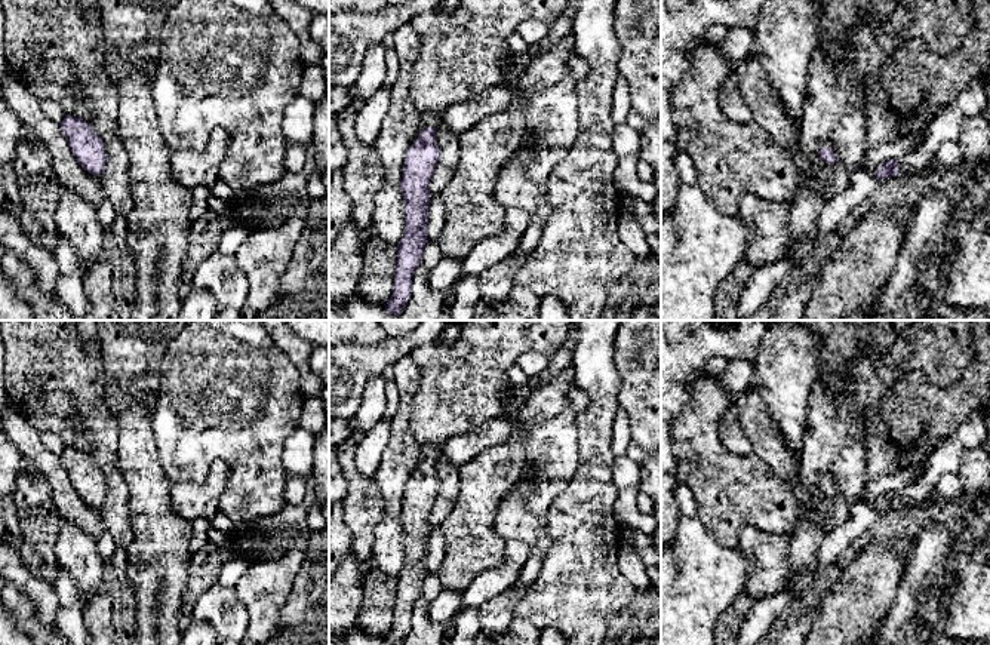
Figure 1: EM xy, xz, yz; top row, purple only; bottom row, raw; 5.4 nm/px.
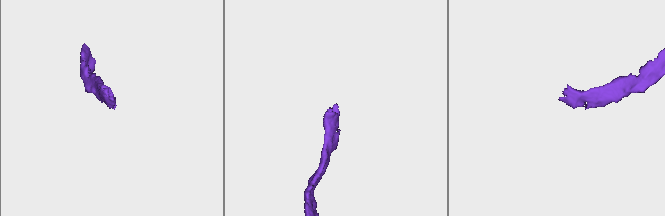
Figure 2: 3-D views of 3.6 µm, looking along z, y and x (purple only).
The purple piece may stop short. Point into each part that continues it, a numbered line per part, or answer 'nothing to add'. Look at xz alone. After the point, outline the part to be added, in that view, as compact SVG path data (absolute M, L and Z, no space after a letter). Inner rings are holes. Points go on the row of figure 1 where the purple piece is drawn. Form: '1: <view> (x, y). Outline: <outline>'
1: xz (429, 119). Outline: M425 113L425 114L422 114L422 123L424 123L424 126L436 130L439 128L439 125L442 123L442 120L439 116L436 116L433 113Z

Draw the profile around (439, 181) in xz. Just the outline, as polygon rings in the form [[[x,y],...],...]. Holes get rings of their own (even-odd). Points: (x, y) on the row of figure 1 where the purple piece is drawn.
[[[442,123],[436,129],[436,144],[440,156],[428,184],[428,190],[433,196],[439,194],[449,184],[451,178],[455,175],[459,160],[458,135],[448,130]]]

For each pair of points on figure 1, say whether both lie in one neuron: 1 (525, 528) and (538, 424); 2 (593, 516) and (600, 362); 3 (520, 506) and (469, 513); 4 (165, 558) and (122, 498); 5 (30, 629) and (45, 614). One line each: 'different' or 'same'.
1: same
2: same
3: different
4: different
5: different

